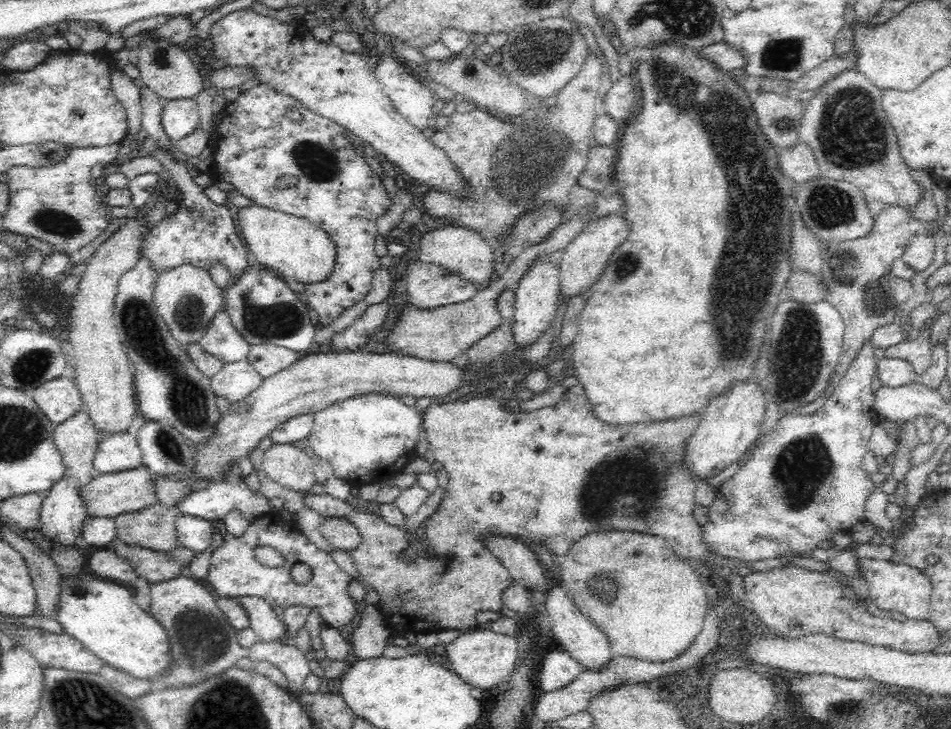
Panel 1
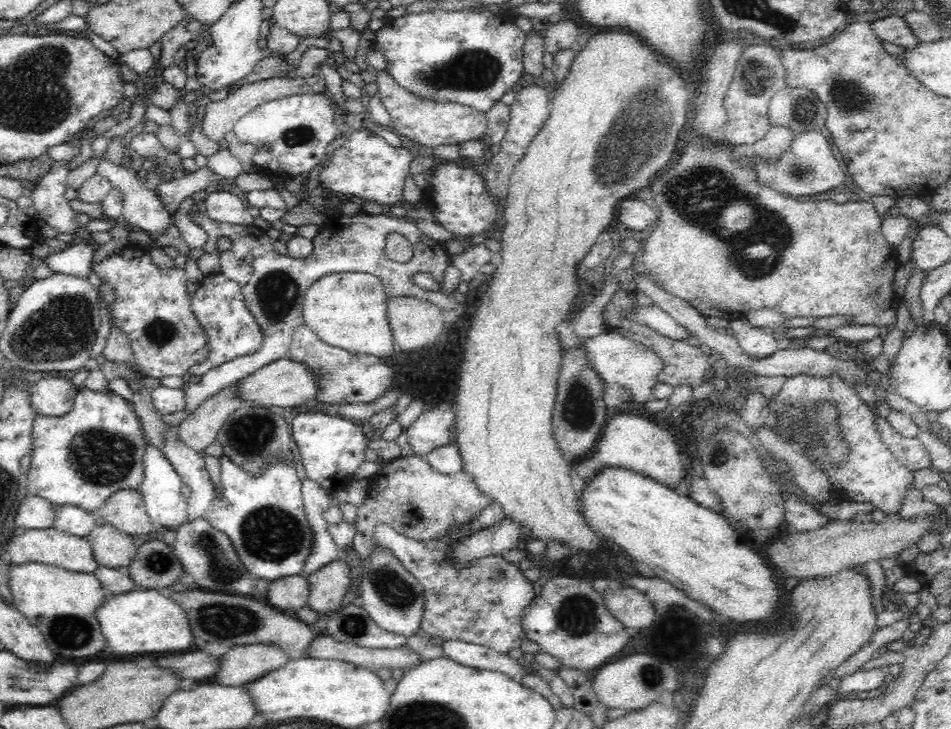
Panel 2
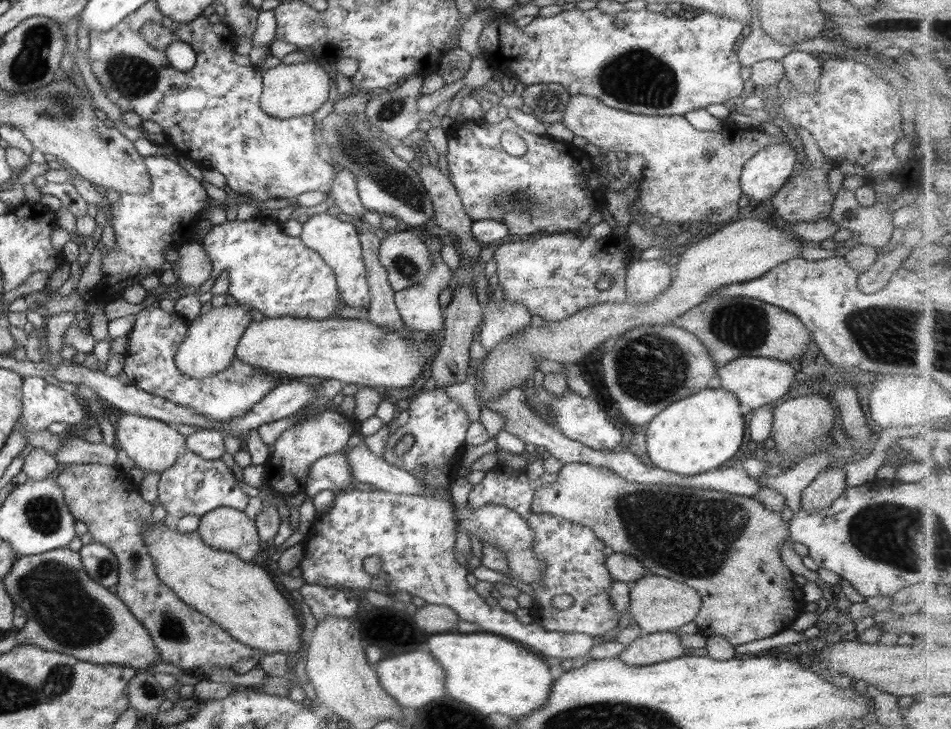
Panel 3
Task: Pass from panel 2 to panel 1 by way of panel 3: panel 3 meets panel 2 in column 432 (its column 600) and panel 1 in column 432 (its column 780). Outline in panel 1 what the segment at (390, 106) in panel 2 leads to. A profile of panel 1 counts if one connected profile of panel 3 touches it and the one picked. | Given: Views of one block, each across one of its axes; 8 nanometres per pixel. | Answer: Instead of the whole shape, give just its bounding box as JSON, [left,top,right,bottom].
[421,48,606,242]

